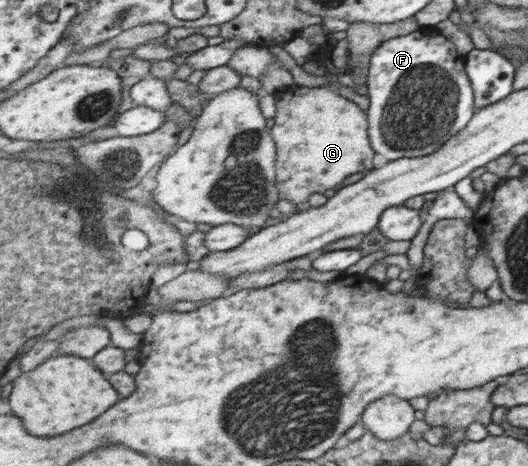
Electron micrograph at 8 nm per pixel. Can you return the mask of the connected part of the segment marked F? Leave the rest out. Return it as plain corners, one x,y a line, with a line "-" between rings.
437,27
419,28
407,36
385,41
370,60
368,95
368,133
372,147
377,154
383,155
389,161
417,158
437,152
443,144
468,126
475,112
466,72
466,57

